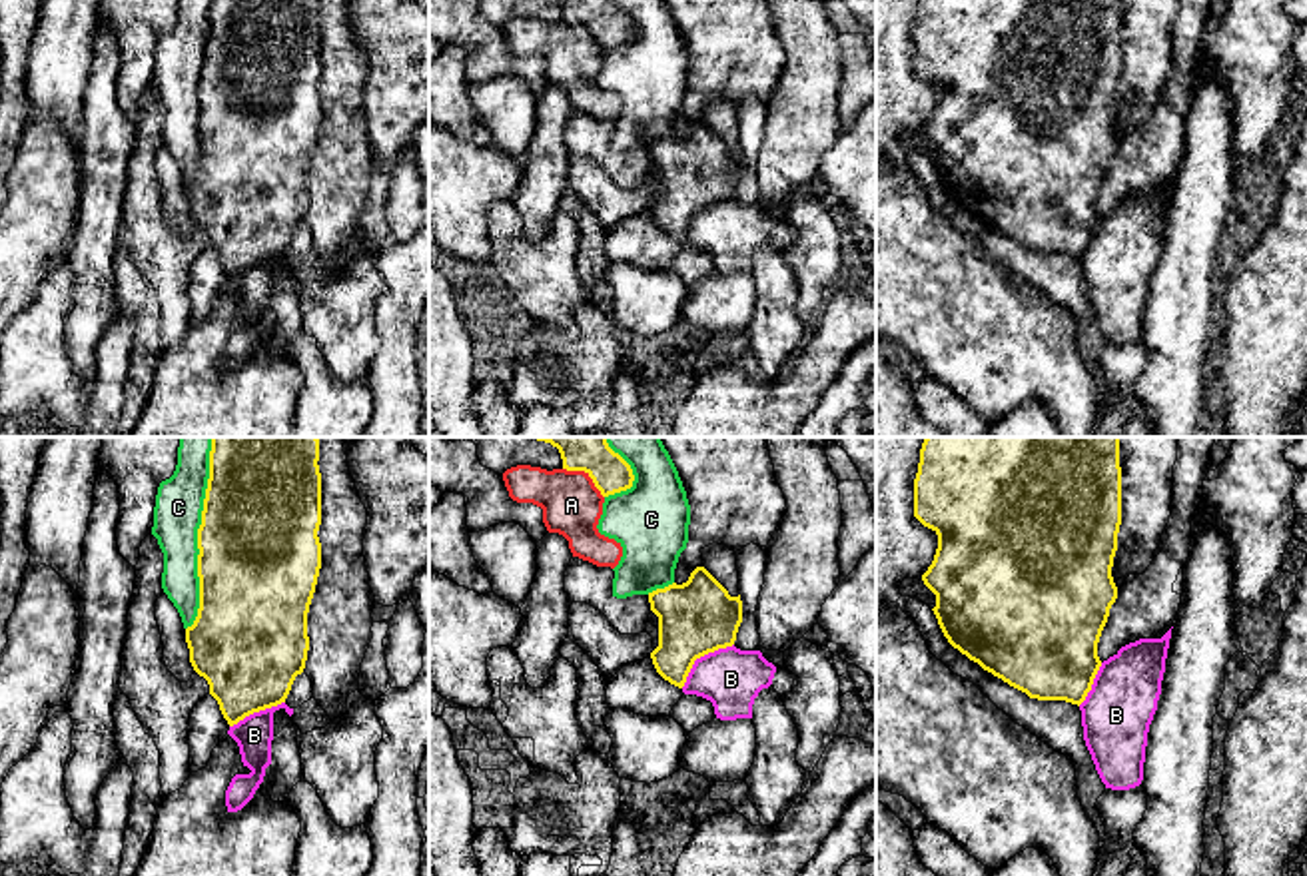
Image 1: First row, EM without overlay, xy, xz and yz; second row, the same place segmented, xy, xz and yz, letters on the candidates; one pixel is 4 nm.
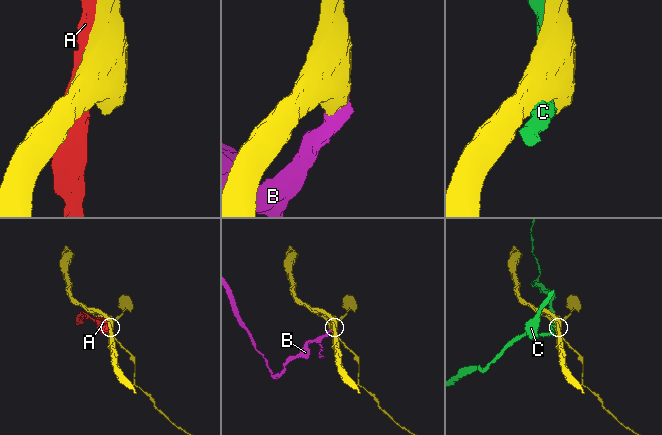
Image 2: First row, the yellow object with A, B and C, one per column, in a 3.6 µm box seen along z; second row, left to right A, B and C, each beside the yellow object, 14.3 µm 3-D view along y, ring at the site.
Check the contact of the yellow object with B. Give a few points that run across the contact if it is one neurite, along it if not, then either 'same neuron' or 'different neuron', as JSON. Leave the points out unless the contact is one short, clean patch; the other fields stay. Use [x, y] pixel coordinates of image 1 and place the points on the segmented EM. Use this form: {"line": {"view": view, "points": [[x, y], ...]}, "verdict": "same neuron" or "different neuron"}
{"line": {"view": "xz", "points": [[733, 643], [701, 655], [681, 687]]}, "verdict": "different neuron"}

